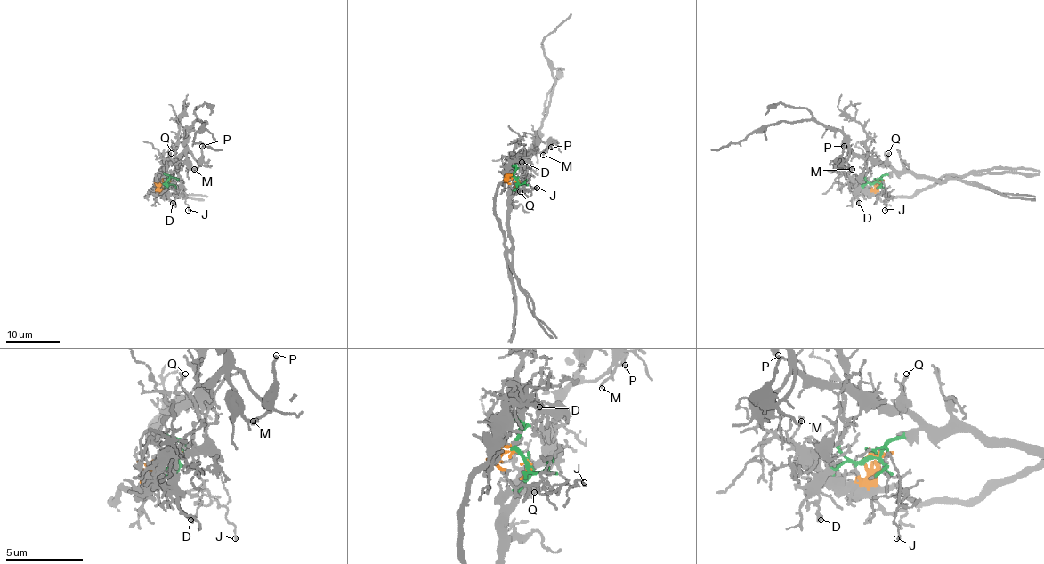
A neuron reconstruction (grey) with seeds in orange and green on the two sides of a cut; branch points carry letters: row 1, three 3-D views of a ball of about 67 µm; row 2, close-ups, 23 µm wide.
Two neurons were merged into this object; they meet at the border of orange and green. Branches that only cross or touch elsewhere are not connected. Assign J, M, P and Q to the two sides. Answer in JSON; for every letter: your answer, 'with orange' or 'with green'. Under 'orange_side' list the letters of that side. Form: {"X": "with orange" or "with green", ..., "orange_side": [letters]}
{"J": "with green", "M": "with green", "P": "with green", "Q": "with green", "orange_side": []}

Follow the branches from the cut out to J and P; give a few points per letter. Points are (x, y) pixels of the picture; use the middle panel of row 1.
J: (515, 180), (521, 185), (537, 188)
P: (515, 180), (518, 185), (511, 196), (527, 160), (549, 144), (552, 147)

